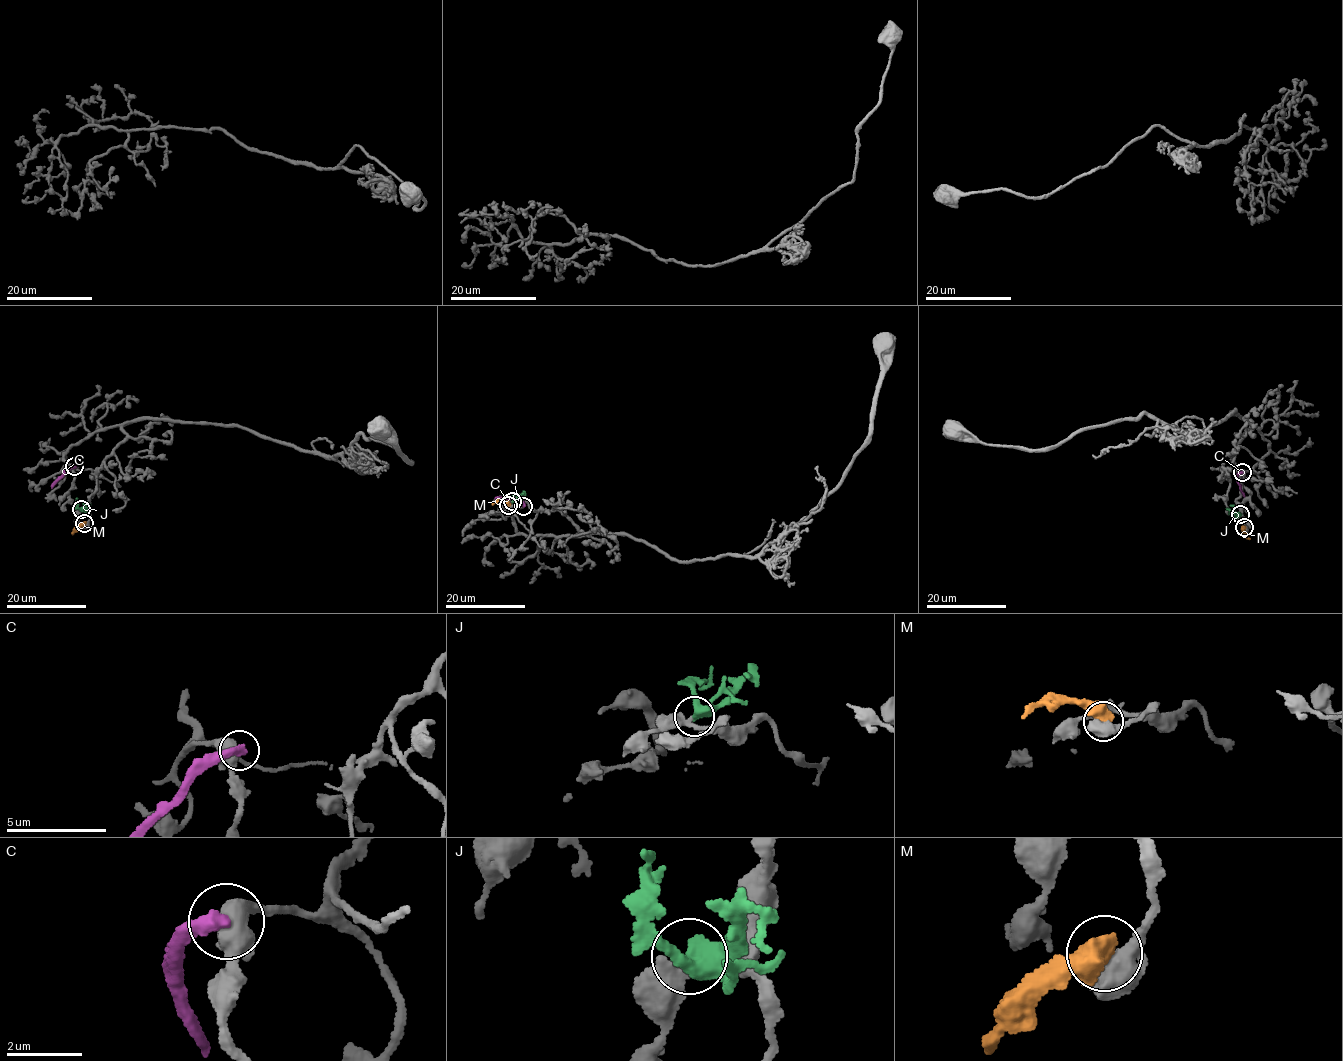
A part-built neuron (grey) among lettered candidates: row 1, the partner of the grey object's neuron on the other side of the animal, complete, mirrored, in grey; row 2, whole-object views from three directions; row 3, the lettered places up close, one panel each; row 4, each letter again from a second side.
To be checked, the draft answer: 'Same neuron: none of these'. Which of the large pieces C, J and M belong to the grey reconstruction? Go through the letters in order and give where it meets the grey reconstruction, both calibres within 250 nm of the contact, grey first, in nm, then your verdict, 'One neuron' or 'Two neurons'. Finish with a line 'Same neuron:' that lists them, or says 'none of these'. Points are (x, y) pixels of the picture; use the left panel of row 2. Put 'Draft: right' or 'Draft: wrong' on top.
Draft: right
C: Touches grey at (74, 466). Thickness 400 nm (grey) against 440 nm. Two neurons
J: Touches grey at (81, 509). Thickness 200 nm (grey) against 440 nm. Two neurons
M: Touches grey at (84, 523). Thickness 460 nm (grey) against 700 nm. Two neurons
Same neuron: none of these

